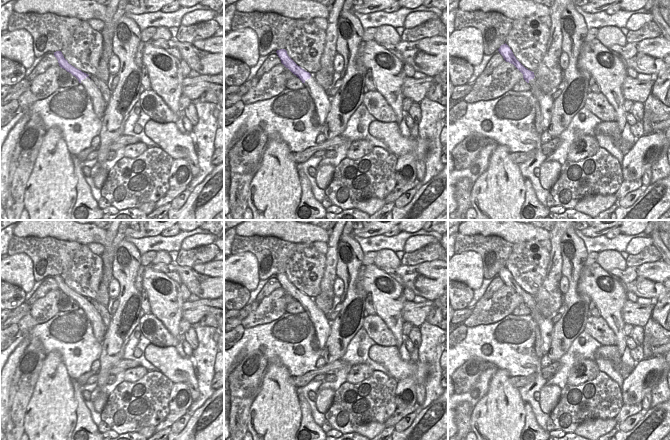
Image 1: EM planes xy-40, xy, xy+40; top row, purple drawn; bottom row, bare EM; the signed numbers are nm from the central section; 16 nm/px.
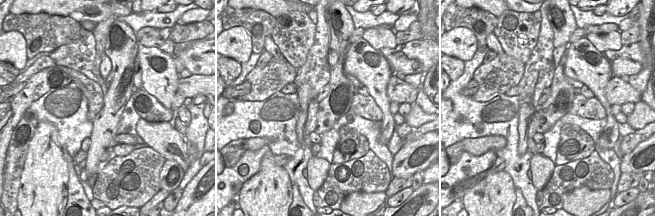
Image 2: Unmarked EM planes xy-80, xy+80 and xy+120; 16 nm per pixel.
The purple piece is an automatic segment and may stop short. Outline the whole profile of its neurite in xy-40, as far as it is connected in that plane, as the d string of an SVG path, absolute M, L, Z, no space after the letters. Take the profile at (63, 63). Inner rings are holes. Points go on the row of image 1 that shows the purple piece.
M61 51L54 52L54 56L57 58L59 66L75 76L78 79L79 84L85 88L87 94L92 100L94 113L96 114L97 118L102 120L104 112L107 108L107 102L104 100L98 87L88 77L88 74L69 64Z

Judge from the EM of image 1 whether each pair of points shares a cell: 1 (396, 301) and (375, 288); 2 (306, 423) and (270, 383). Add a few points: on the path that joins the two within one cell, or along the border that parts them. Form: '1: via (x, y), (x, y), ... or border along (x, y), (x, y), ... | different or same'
1: via (391, 299), (380, 291) | same
2: border along (297, 395), (300, 407), (300, 426), (298, 429) | different

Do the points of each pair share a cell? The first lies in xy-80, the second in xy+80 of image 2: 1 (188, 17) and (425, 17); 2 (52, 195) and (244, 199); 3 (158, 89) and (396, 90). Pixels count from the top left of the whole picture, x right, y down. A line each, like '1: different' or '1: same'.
1: different
2: same
3: different

